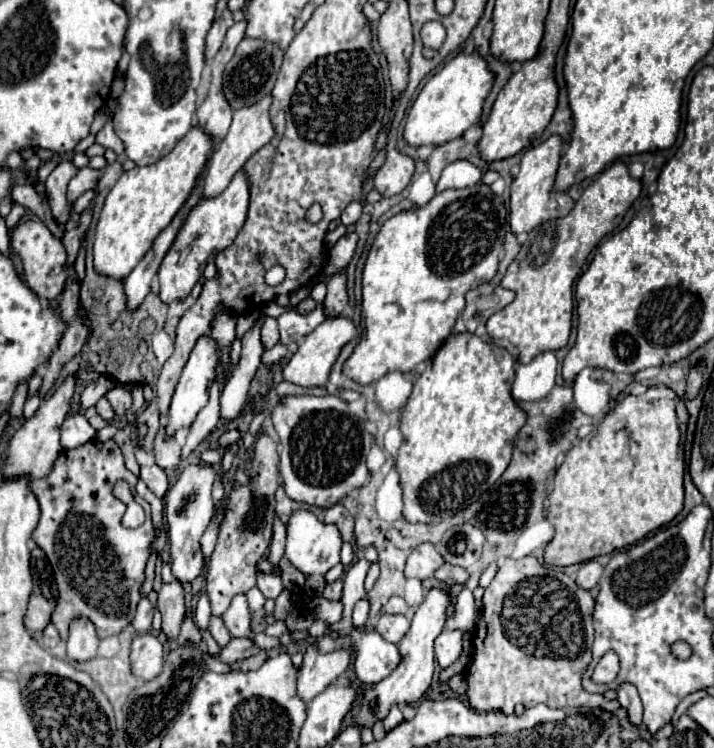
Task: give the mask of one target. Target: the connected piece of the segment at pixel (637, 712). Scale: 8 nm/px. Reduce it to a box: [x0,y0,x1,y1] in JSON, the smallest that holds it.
[616,684,642,726]

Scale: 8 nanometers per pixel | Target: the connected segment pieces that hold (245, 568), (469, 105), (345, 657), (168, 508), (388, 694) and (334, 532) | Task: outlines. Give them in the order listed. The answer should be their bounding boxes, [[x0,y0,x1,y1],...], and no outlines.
[[206,434,280,616],[404,52,494,146],[296,646,350,704],[164,464,216,582],[350,588,450,728],[286,508,342,598]]

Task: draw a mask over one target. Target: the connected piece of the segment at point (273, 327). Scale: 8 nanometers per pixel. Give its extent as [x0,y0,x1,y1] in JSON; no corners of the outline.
[260,316,280,348]

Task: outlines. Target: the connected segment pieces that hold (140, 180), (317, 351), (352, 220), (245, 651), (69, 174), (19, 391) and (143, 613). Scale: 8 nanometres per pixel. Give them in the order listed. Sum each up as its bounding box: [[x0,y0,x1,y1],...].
[[94,126,212,280],[284,318,356,388],[342,202,362,226],[214,638,258,664],[46,162,78,222],[10,382,28,420],[132,598,152,632]]

